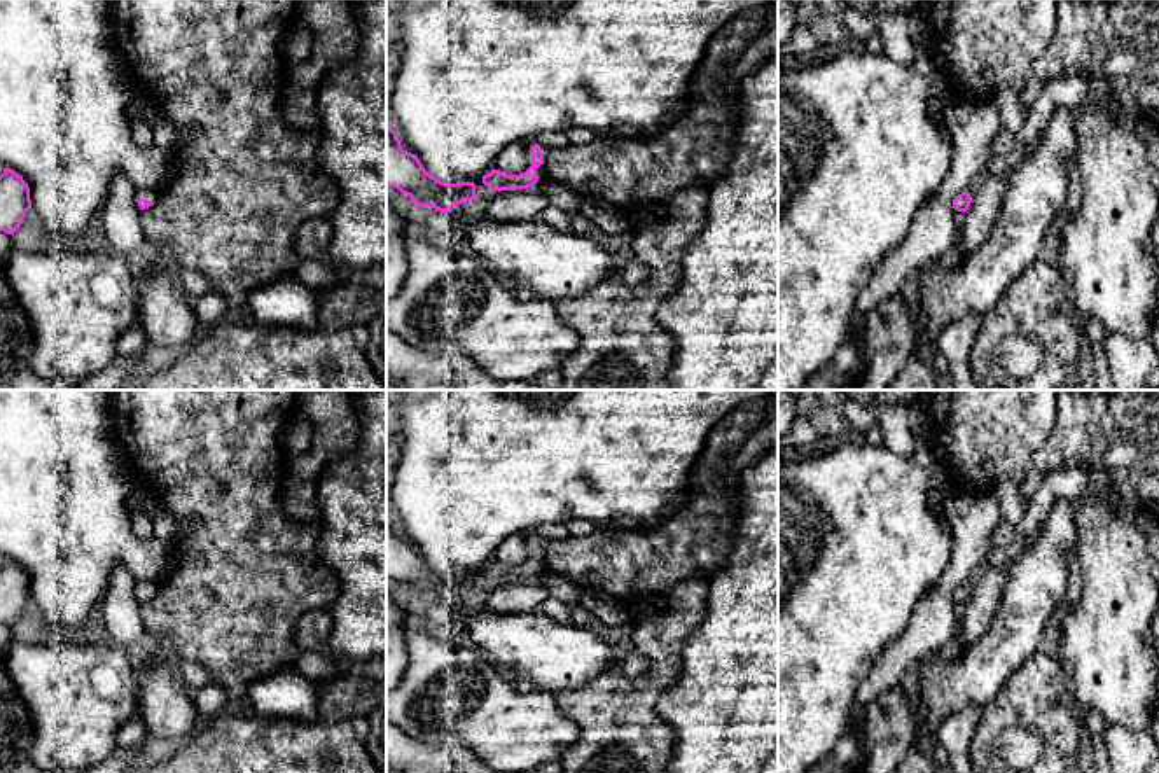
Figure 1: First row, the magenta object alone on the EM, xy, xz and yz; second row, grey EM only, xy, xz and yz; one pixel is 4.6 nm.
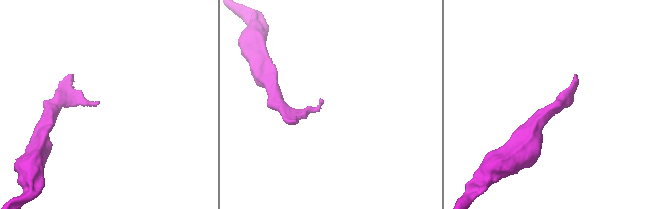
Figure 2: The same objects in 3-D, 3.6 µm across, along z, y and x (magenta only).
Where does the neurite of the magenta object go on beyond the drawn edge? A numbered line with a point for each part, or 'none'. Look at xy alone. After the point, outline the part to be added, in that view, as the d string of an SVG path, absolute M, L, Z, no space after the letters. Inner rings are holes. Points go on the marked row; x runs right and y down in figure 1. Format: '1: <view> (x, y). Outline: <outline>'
1: xy (152, 194). Outline: M135 189L135 205L138 215L152 208L159 199L161 189Z

